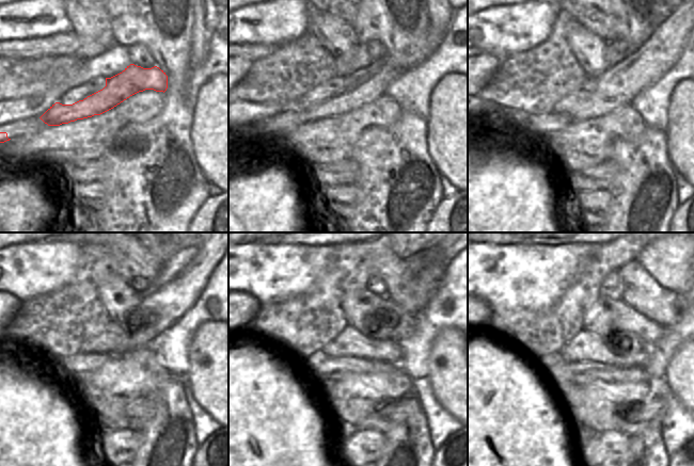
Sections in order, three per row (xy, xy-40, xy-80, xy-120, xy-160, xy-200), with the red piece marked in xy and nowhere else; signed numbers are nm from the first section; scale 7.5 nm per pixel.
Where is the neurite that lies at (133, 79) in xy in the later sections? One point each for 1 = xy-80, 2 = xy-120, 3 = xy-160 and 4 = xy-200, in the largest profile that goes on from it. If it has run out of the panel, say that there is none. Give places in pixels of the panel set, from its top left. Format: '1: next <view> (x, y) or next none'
1: next xy-80 (598, 96)
2: next xy-120 (133, 333)
3: next xy-160 (350, 342)
4: next xy-200 (586, 346)

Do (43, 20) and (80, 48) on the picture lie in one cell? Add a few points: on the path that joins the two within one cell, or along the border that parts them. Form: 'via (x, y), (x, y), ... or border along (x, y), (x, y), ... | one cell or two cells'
border along (71, 29), (36, 38) | two cells

